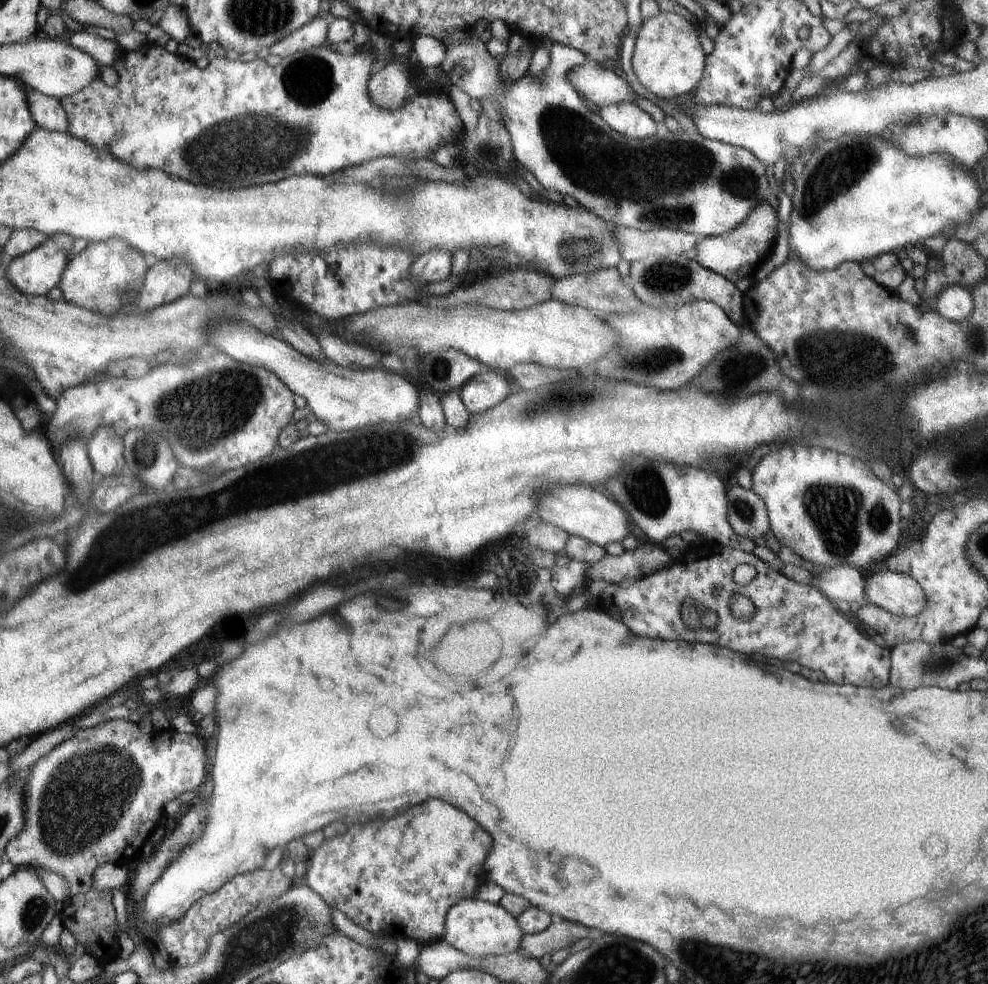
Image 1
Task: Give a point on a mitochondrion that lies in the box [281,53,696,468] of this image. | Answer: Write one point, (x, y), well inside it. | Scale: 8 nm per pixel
(668, 277)

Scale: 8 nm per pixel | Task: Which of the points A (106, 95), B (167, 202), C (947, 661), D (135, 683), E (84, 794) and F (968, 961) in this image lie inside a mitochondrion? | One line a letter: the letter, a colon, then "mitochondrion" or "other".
A: other
B: other
C: mitochondrion
D: other
E: mitochondrion
F: mitochondrion

